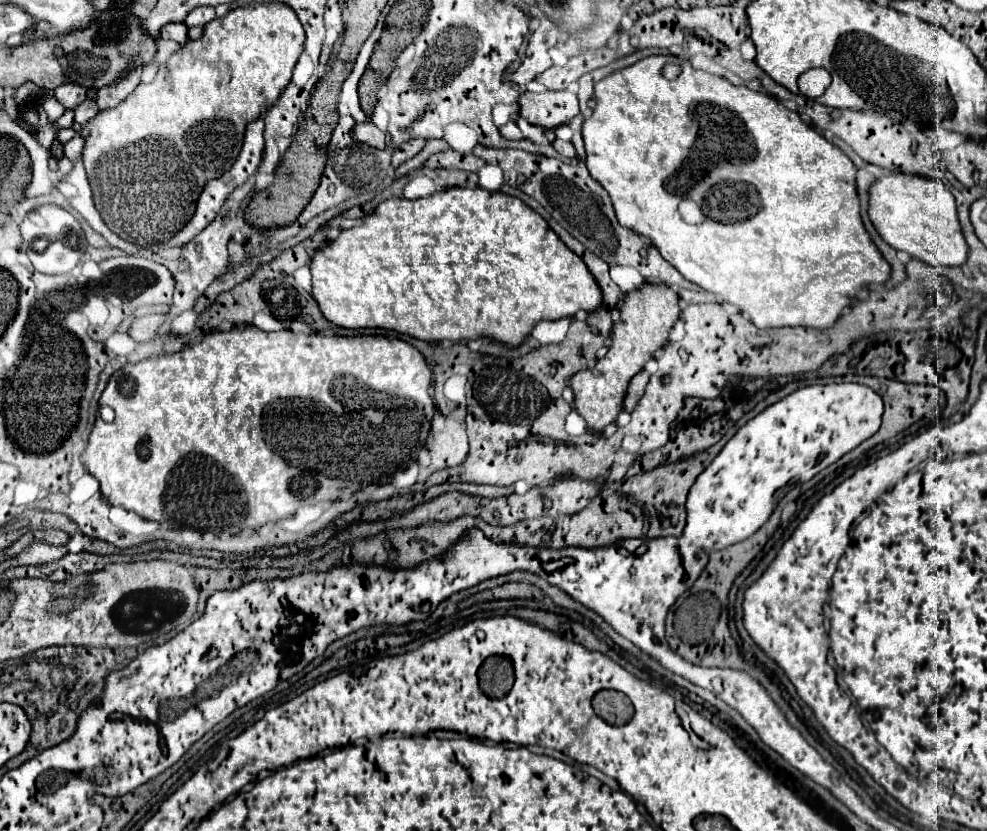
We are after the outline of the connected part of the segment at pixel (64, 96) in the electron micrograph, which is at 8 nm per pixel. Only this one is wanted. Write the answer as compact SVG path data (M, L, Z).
M62 84L54 92L56 92L56 100L66 110L76 110L86 100L86 90L82 86L76 86L76 84Z

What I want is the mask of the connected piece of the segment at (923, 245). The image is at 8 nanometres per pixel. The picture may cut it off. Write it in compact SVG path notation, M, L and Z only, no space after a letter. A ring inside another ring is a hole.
M886 174L870 188L870 220L880 236L896 250L910 252L932 266L962 266L968 260L968 244L962 236L952 192L938 180L924 176Z

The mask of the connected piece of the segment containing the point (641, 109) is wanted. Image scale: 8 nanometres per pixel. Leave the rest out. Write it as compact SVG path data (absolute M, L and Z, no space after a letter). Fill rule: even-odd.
M648 56L648 58L644 58L644 60L640 60L640 62L632 64L632 66L628 66L628 68L624 68L624 70L618 70L618 72L606 76L604 80L600 80L600 82L594 86L594 102L596 102L594 114L592 114L592 118L584 120L584 126L582 126L582 136L584 136L584 142L586 142L586 154L588 154L586 166L588 166L588 170L590 170L590 176L610 194L612 204L614 204L614 210L616 210L616 216L618 216L618 222L620 222L624 228L630 228L630 230L634 230L636 234L650 238L650 242L658 248L658 252L666 258L666 262L670 262L686 280L690 280L692 284L704 288L706 292L712 292L712 294L720 296L724 302L734 304L742 314L746 314L746 316L754 322L756 328L762 328L762 330L766 330L766 328L786 328L786 326L804 326L804 328L820 328L820 330L830 328L830 326L834 326L834 322L840 318L842 310L852 304L852 298L856 296L856 292L860 292L860 290L862 290L864 286L868 286L868 284L884 284L884 282L890 278L890 264L884 260L884 256L880 254L880 250L878 250L876 244L872 242L872 236L866 232L866 228L864 228L864 224L862 224L862 218L860 218L860 200L858 200L858 192L856 192L856 168L854 168L852 160L850 160L838 146L830 144L822 134L818 134L810 124L806 124L796 112L788 110L782 102L772 100L770 96L766 96L766 94L762 94L762 92L754 92L754 90L750 90L750 88L746 88L746 86L734 86L734 84L730 84L730 82L728 82L726 78L722 78L722 76L714 76L714 74L708 74L708 72L704 72L704 70L696 70L690 62L680 60L680 58L676 58L676 56ZM666 64L676 64L676 66L680 66L678 78L668 80L668 78L662 76L662 68L664 68ZM684 196L692 198L692 200L702 208L704 220L702 220L700 224L686 224L686 222L682 220L682 216L680 216L680 212L678 212L678 204L680 204L680 200L682 200Z

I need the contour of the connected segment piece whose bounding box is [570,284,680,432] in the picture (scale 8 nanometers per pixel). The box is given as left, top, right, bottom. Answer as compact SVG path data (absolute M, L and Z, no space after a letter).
M646 284L624 296L624 304L620 306L620 322L614 324L614 342L606 356L600 358L592 370L576 372L570 380L570 388L576 398L572 408L586 420L588 430L604 432L608 424L616 422L624 408L630 380L644 368L656 350L666 346L668 334L678 322L678 316L678 294L674 294L666 284Z

